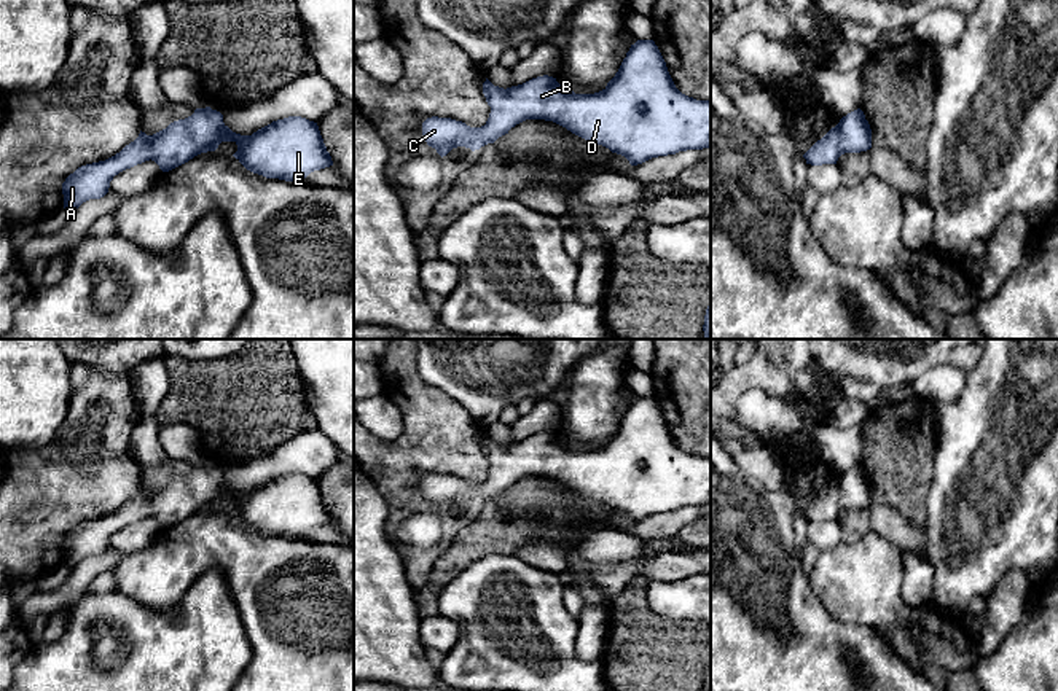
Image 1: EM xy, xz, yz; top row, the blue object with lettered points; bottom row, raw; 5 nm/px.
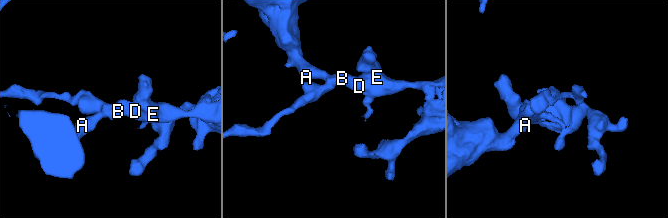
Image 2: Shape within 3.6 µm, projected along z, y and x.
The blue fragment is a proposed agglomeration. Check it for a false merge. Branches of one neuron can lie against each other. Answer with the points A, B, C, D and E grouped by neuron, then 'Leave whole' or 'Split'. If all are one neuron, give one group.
Groups: A B C D E. Leave whole

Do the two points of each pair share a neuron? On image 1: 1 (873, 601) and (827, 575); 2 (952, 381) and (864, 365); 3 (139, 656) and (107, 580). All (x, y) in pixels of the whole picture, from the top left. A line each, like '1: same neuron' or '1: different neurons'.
1: same neuron
2: different neurons
3: different neurons

